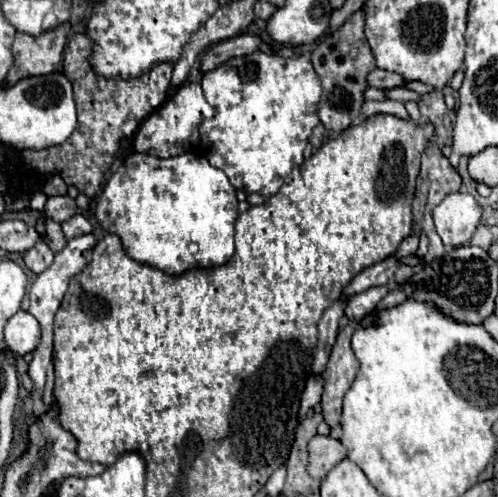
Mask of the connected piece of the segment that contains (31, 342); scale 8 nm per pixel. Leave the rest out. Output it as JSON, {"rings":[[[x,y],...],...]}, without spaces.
{"rings":[[[18,310],[4,326],[4,342],[6,346],[24,356],[26,352],[34,352],[40,344],[40,324],[38,320],[24,310]]]}

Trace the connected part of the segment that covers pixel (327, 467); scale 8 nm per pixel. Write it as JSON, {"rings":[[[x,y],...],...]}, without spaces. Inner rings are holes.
{"rings":[[[314,436],[308,442],[308,474],[314,480],[322,480],[342,458],[346,458],[344,446],[330,436]]]}

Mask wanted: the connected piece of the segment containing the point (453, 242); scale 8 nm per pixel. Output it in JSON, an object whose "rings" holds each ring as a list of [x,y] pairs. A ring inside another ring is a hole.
{"rings":[[[448,194],[434,208],[434,224],[446,248],[462,246],[476,232],[482,218],[482,208],[472,194]]]}

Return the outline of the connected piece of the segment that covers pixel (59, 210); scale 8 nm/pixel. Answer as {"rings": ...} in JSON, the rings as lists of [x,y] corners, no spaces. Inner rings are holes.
{"rings":[[[52,196],[46,202],[46,216],[58,224],[70,220],[76,212],[78,212],[78,206],[70,196]]]}

